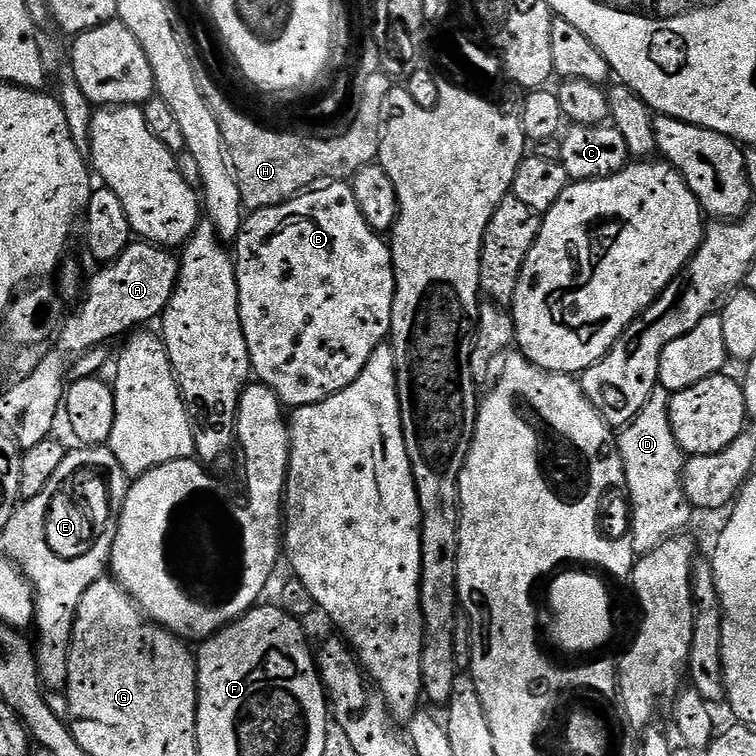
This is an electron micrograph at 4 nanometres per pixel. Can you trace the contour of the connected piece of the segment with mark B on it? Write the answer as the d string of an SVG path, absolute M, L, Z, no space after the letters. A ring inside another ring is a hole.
M328 182L323 186L305 190L284 204L257 208L251 214L245 215L244 225L240 227L240 233L234 242L234 259L238 278L238 306L242 318L242 330L246 334L246 346L250 350L252 371L255 379L280 399L281 405L295 410L302 406L320 404L326 398L338 394L346 386L350 386L350 382L354 382L358 374L362 374L374 350L378 350L378 346L389 339L392 331L392 307L396 293L392 250L389 241L381 233L374 231L366 222L366 218L362 218L362 210L358 206L358 198L354 198L351 183Z

